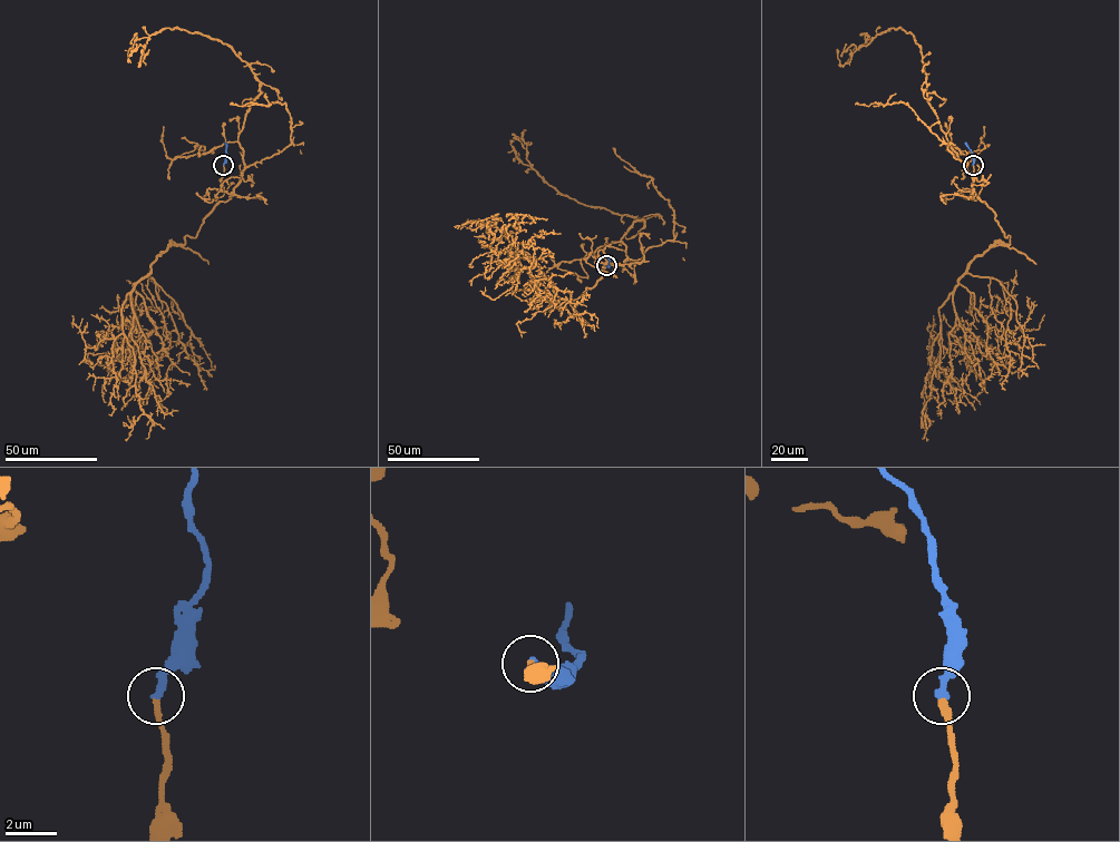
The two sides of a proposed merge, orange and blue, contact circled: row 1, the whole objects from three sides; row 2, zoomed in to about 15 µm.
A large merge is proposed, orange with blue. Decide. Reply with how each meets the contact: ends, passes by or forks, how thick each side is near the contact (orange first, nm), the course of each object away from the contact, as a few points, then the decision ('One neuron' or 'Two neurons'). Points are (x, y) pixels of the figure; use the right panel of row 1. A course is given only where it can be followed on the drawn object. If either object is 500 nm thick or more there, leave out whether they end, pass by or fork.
At the ring orange ends. At the ring blue ends. Thickness 240 nm (orange) against 300 nm. Course of orange: (973, 165), (971, 193), (993, 211), (1010, 243), (976, 256), (940, 309), (940, 363), (922, 439). Course of blue: (973, 164), (965, 143). One neuron

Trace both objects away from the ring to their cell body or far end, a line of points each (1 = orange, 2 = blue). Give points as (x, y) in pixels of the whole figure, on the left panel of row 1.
1: (223, 165), (221, 184), (232, 195), (194, 237), (157, 256), (122, 305), (136, 394), (152, 423), (145, 439)
2: (223, 164), (226, 156), (224, 143)

